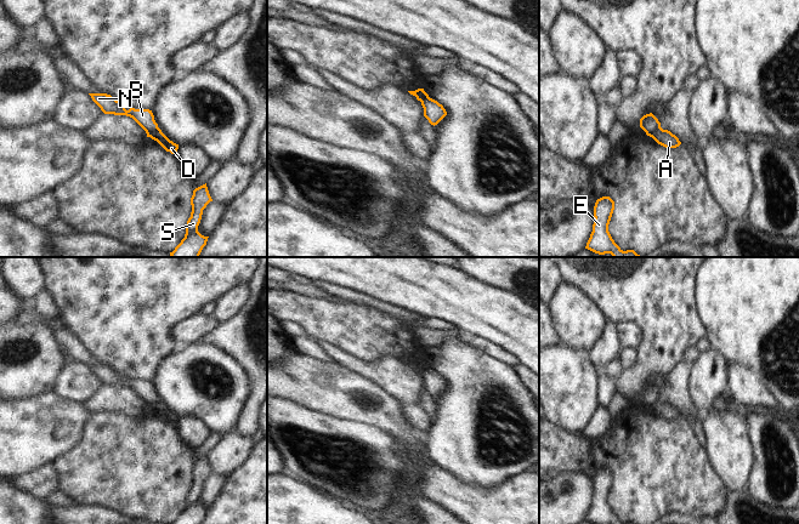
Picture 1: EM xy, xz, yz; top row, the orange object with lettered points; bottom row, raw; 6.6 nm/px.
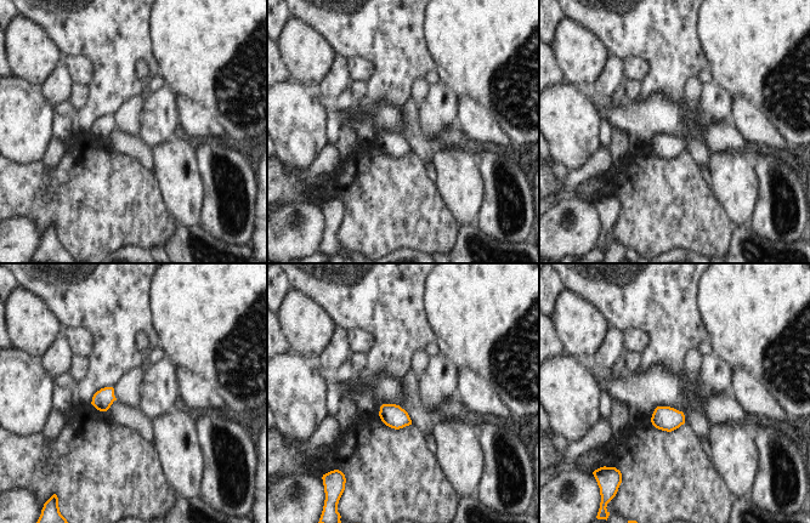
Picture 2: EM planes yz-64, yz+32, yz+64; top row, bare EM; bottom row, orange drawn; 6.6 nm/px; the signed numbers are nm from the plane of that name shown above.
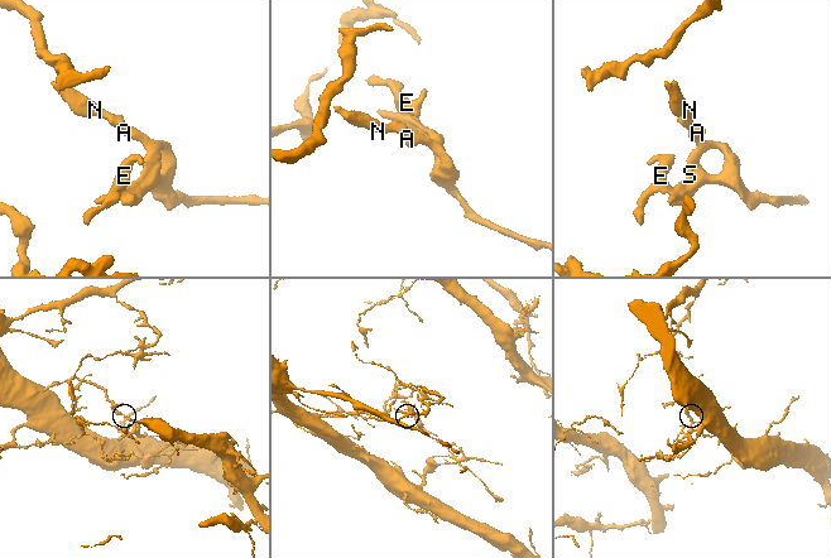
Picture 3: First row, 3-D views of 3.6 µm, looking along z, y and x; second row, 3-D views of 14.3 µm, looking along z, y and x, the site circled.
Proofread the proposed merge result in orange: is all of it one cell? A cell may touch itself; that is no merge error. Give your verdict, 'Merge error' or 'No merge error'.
Merge error

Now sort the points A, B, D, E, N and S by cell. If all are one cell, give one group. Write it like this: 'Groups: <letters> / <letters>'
Groups: A D E S / B N

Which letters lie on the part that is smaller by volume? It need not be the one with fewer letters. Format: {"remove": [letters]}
{"remove": ["B", "N"]}

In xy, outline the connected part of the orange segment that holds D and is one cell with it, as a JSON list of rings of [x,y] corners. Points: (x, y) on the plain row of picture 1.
[[[158,399],[153,406],[151,408],[152,411],[157,412],[166,423],[170,423],[171,426],[176,426],[178,421],[178,416],[170,412]]]

